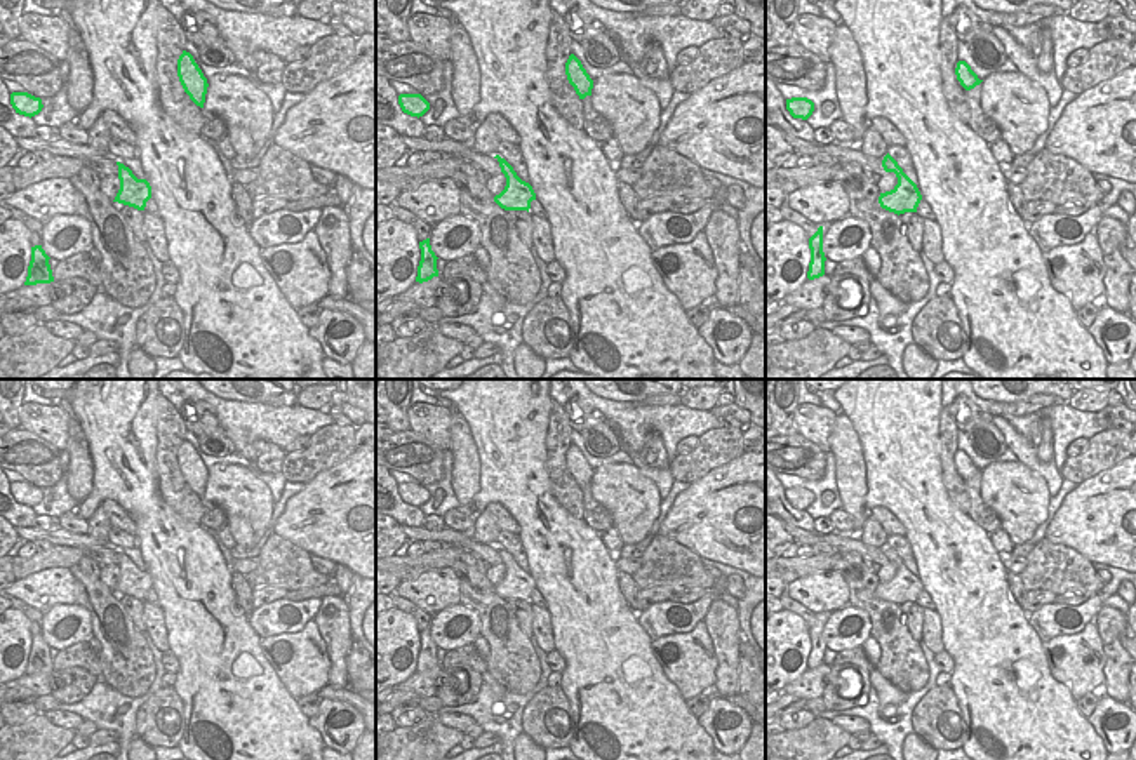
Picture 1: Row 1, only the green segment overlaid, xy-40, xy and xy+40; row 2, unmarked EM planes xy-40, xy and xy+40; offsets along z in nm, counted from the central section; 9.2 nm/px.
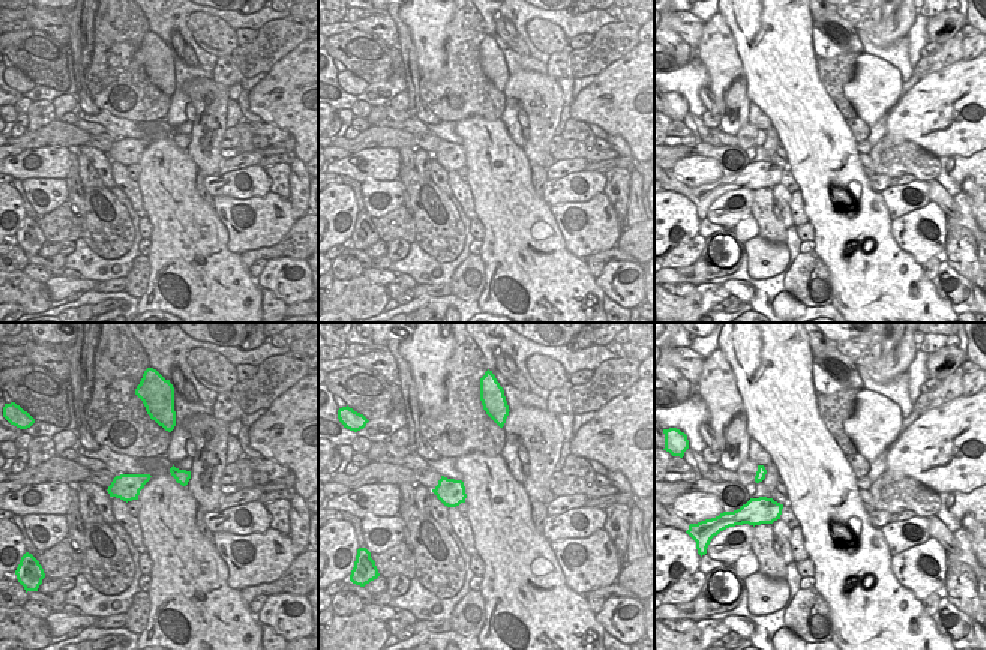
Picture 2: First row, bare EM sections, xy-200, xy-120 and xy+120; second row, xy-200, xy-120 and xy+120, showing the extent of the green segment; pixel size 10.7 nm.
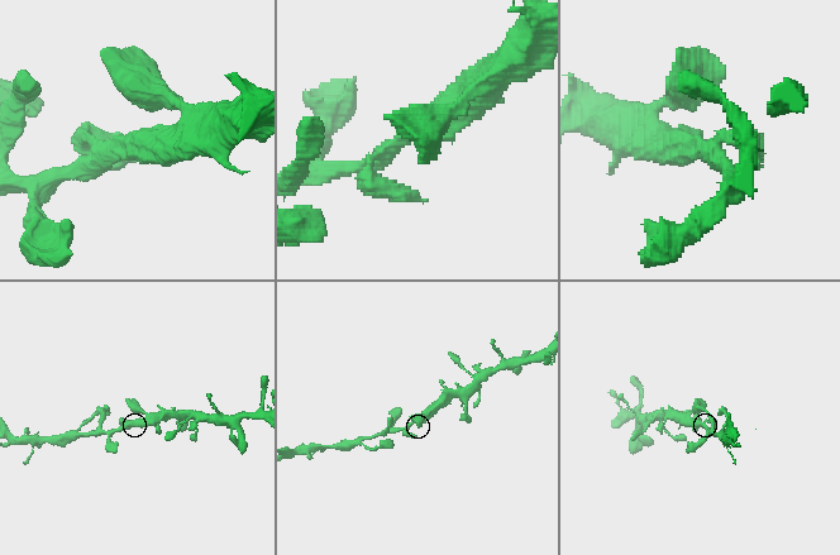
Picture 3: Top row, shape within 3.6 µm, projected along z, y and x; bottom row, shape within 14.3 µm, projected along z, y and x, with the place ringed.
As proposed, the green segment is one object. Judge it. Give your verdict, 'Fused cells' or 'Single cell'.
Single cell

